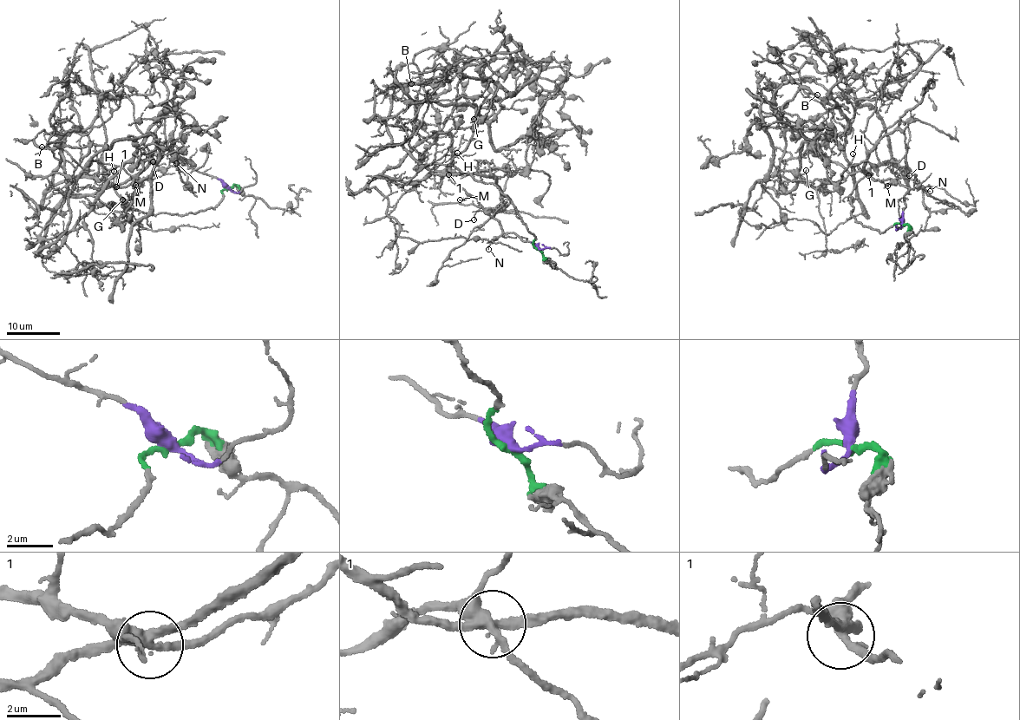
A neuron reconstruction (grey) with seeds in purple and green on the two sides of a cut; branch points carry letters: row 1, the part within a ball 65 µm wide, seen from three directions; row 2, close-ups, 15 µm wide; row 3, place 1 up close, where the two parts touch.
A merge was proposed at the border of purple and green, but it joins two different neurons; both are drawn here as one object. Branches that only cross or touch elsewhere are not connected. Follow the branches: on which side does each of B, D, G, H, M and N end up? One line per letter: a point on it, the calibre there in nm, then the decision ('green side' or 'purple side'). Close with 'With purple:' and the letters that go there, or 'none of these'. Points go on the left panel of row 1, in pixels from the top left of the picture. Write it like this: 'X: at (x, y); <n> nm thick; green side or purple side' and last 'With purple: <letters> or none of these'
B: at (42, 147); 120 nm thick; green side
D: at (153, 161); 110 nm thick; purple side
G: at (122, 199); 110 nm thick; purple side
H: at (114, 171); 80 nm thick; purple side
M: at (135, 185); 110 nm thick; purple side
N: at (176, 163); 120 nm thick; purple side
With purple: D, G, H, M, N

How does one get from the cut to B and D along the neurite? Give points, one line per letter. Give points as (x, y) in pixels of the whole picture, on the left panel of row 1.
B: (228, 188), (213, 208), (196, 213), (112, 211), (95, 197), (63, 198), (65, 170), (42, 147)
D: (228, 188), (220, 180), (186, 166), (160, 167), (153, 161)

